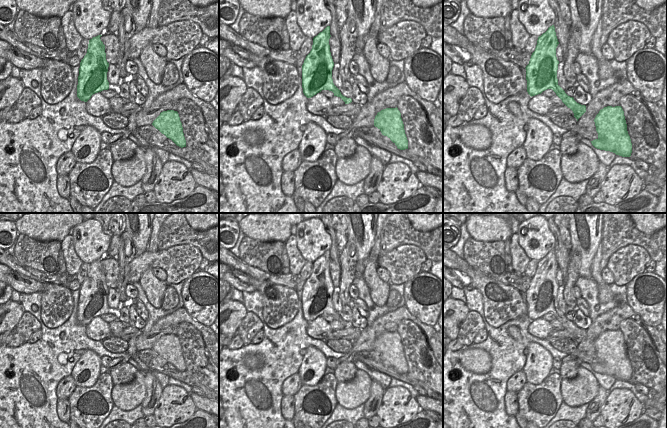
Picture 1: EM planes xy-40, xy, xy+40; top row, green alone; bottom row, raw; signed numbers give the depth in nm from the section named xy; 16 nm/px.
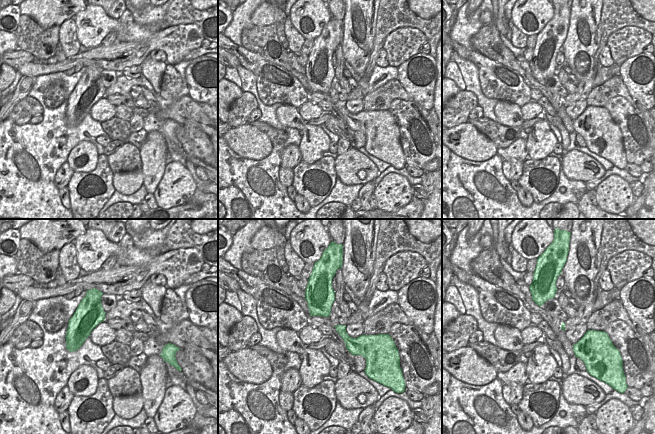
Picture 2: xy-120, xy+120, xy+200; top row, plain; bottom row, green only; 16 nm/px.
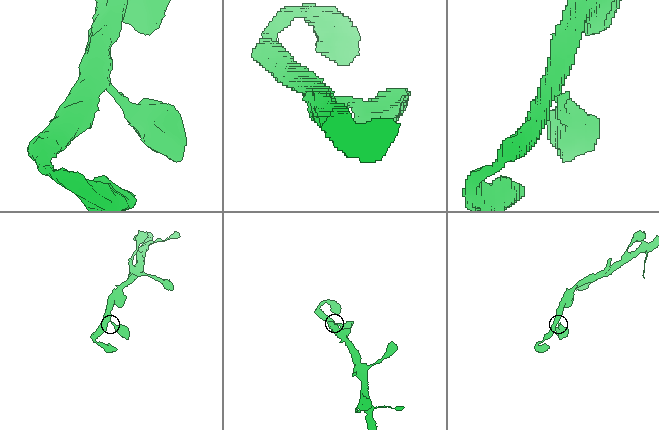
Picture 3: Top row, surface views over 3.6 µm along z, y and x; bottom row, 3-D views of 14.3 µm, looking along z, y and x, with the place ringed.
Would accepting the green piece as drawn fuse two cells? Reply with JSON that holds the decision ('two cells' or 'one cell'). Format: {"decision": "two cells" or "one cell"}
{"decision": "one cell"}

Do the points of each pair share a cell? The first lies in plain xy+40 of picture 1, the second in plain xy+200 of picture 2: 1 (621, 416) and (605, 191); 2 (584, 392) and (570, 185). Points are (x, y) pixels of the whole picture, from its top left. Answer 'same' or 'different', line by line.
1: same
2: different

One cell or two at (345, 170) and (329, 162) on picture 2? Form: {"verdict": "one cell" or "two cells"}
{"verdict": "two cells"}

